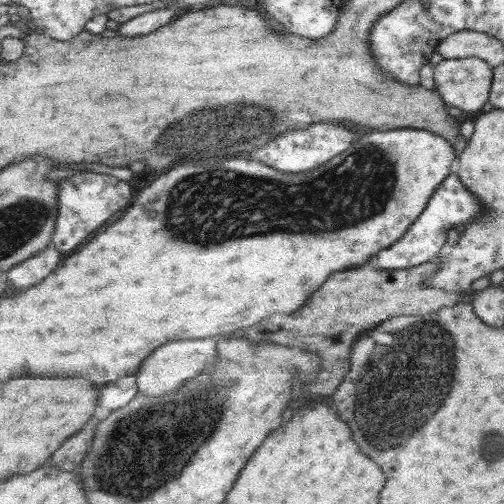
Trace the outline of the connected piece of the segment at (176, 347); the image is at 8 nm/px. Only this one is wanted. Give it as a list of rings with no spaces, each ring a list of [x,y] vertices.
[[[203,338],[200,340],[179,340],[160,346],[144,362],[143,368],[137,374],[140,390],[151,397],[164,396],[164,394],[177,389],[178,386],[182,386],[186,380],[192,380],[195,376],[202,374],[202,371],[217,355],[216,343],[216,338]]]

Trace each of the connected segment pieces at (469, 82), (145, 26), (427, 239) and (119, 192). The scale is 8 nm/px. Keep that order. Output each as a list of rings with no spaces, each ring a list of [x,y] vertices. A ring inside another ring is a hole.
[[[474,56],[460,59],[442,58],[432,67],[435,90],[445,104],[459,108],[465,114],[480,110],[486,102],[490,101],[493,68],[485,60]]]
[[[158,9],[148,14],[140,15],[134,20],[126,21],[117,30],[115,35],[138,37],[156,32],[170,21],[178,19],[178,9]]]
[[[450,173],[438,185],[428,204],[420,216],[408,227],[404,236],[393,242],[388,248],[372,256],[368,263],[380,270],[400,270],[423,265],[427,262],[435,263],[447,246],[446,235],[448,230],[458,226],[458,224],[467,226],[481,212],[483,212],[483,206],[477,196],[469,193],[469,190],[459,180],[458,175]]]
[[[84,171],[61,181],[59,194],[59,219],[53,242],[62,252],[72,252],[86,244],[108,220],[112,220],[122,208],[132,205],[134,188],[130,181],[119,180],[110,174]]]

